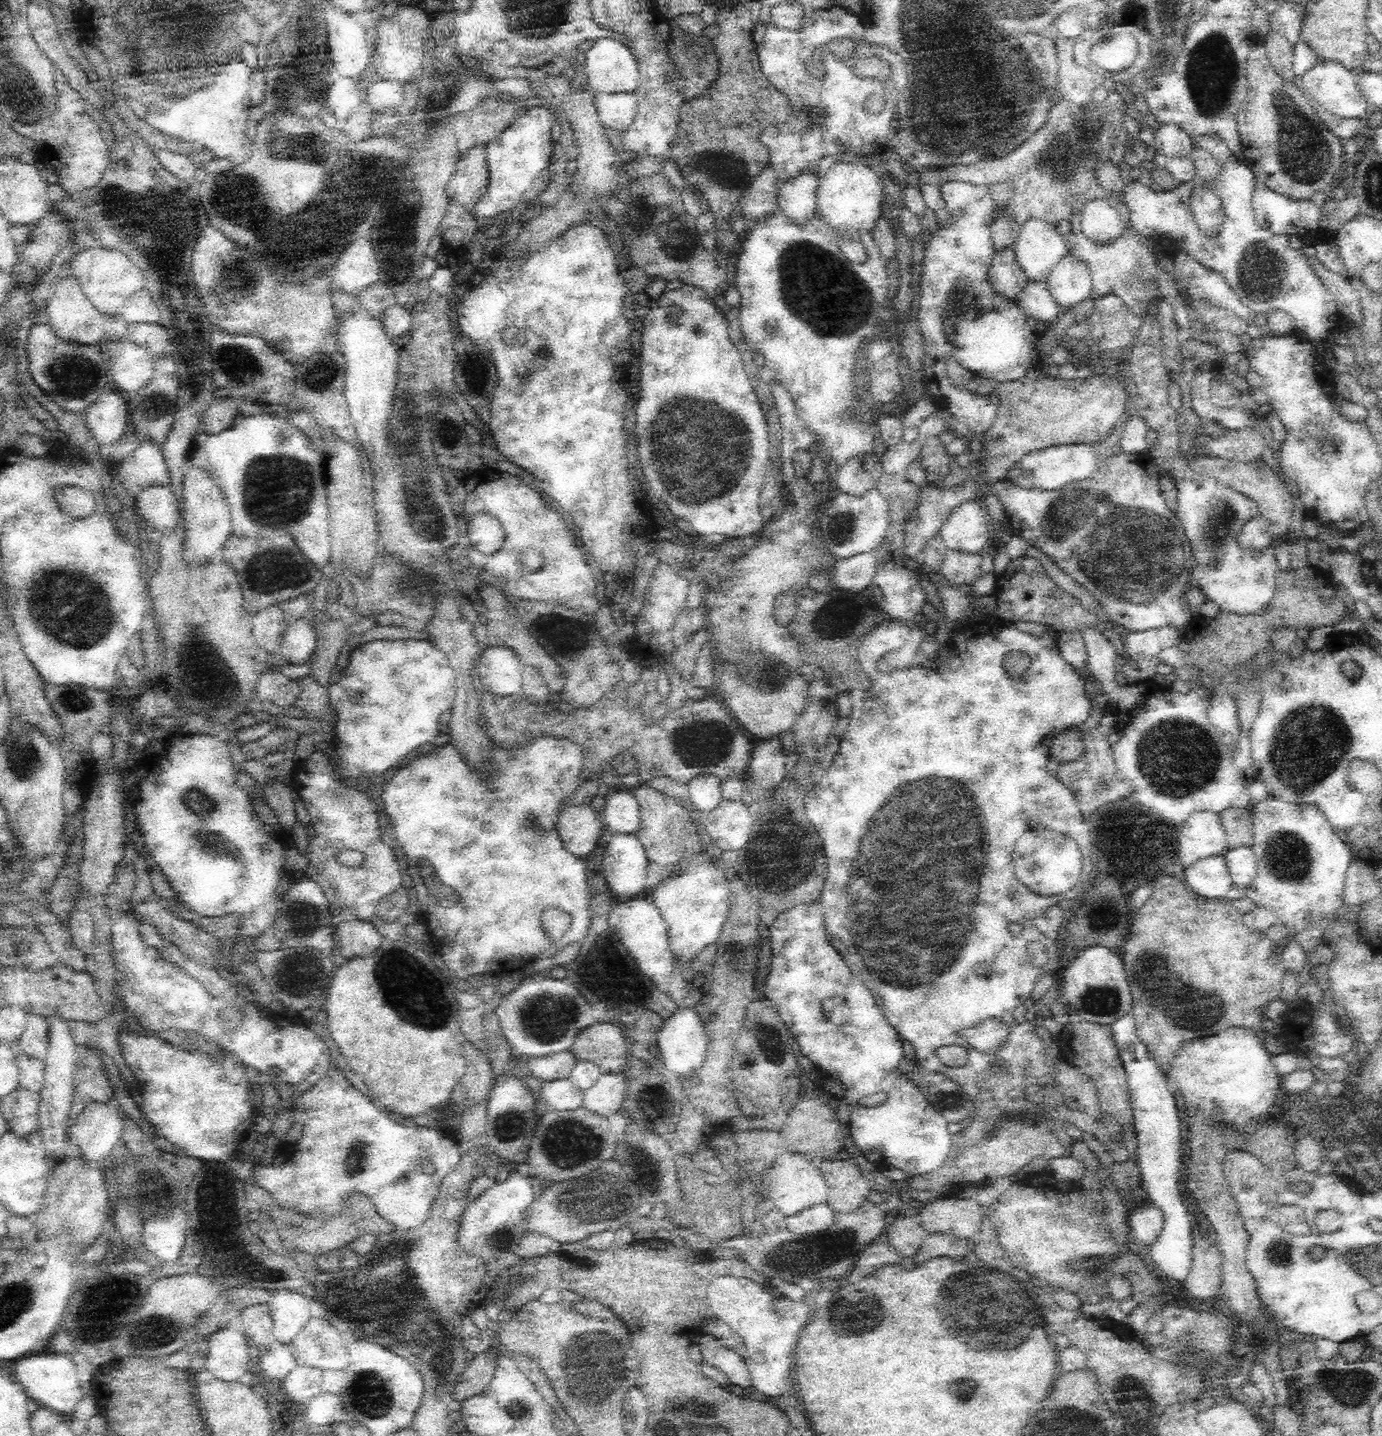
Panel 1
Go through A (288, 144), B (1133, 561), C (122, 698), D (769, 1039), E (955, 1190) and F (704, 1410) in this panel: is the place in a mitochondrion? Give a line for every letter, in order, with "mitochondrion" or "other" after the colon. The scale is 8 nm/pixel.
A: mitochondrion
B: mitochondrion
C: other
D: mitochondrion
E: other
F: other

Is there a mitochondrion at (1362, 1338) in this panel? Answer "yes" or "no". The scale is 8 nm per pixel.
no

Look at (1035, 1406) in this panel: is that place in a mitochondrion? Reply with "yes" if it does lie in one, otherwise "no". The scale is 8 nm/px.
no

